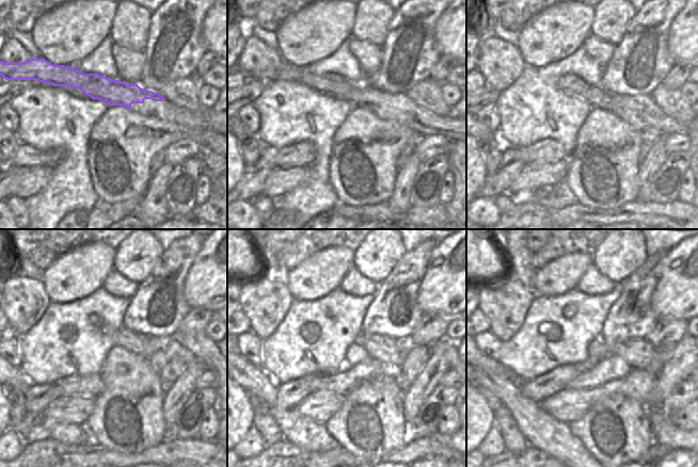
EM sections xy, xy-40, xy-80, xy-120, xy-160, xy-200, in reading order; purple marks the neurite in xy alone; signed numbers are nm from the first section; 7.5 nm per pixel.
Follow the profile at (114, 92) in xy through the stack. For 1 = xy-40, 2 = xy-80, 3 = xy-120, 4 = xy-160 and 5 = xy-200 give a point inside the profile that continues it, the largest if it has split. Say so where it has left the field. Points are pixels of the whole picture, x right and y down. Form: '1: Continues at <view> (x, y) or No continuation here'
1: Continues at xy-40 (362, 95)
2: Continues at xy-80 (596, 96)
3: Continues at xy-120 (135, 342)
4: Continues at xy-160 (389, 351)
5: Continues at xy-200 (637, 352)

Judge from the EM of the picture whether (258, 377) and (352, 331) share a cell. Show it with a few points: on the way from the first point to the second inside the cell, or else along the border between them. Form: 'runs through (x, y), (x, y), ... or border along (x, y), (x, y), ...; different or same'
border along (259, 367), (279, 384); different

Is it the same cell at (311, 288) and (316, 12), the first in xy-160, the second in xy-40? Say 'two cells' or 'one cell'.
one cell

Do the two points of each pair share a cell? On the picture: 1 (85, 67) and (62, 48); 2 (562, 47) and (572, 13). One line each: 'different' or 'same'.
1: different
2: same

